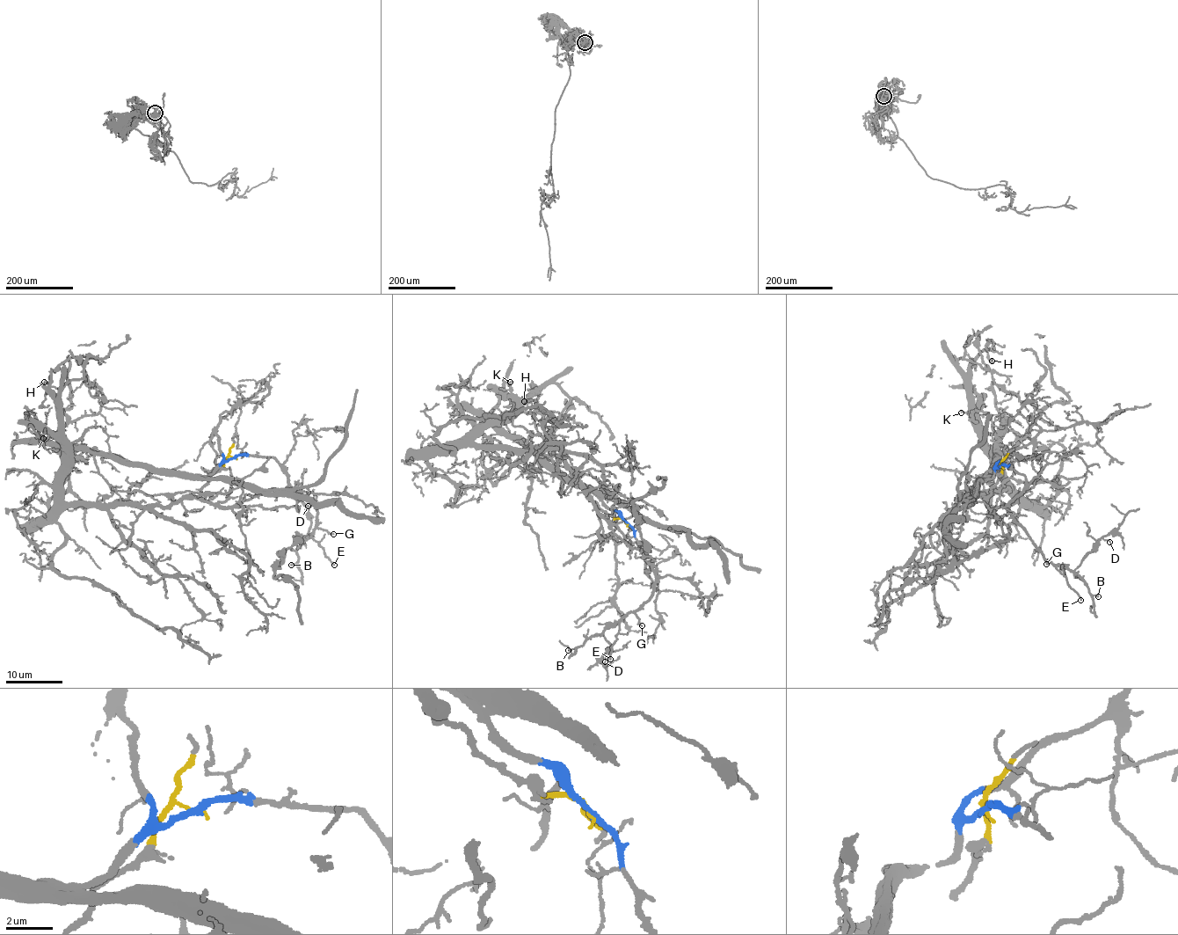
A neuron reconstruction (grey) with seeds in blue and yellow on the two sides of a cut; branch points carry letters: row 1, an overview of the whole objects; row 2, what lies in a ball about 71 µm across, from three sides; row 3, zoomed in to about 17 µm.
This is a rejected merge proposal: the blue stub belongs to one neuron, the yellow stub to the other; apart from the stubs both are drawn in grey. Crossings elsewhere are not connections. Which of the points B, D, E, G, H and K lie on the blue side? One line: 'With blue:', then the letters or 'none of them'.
With blue: B, D, E, G

